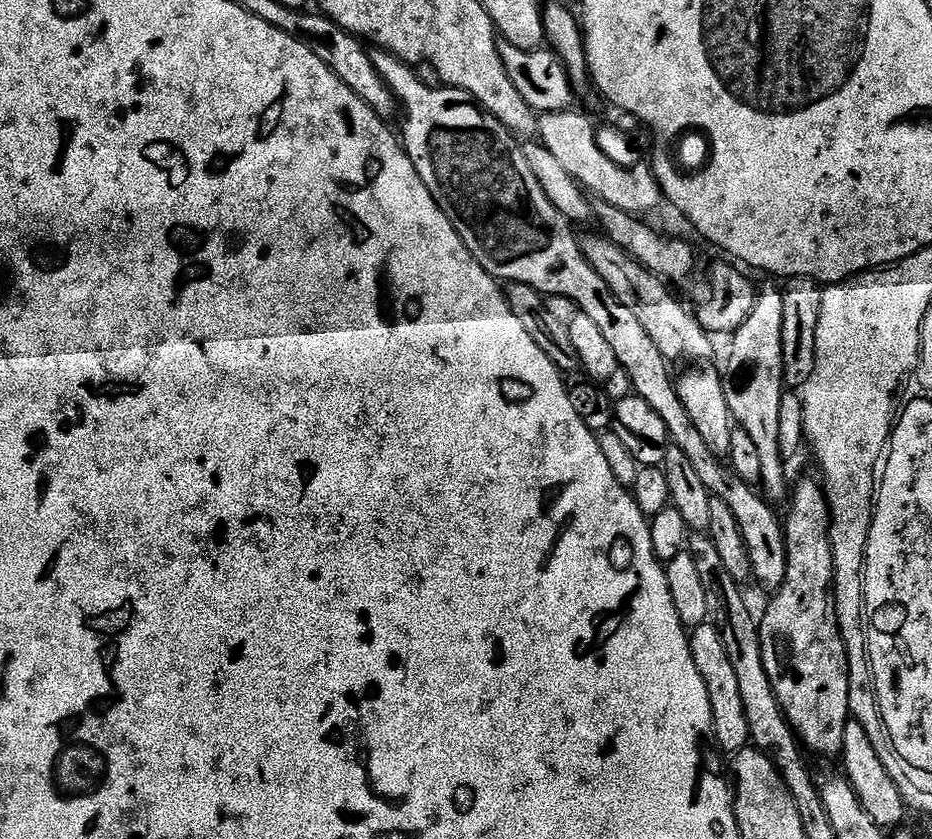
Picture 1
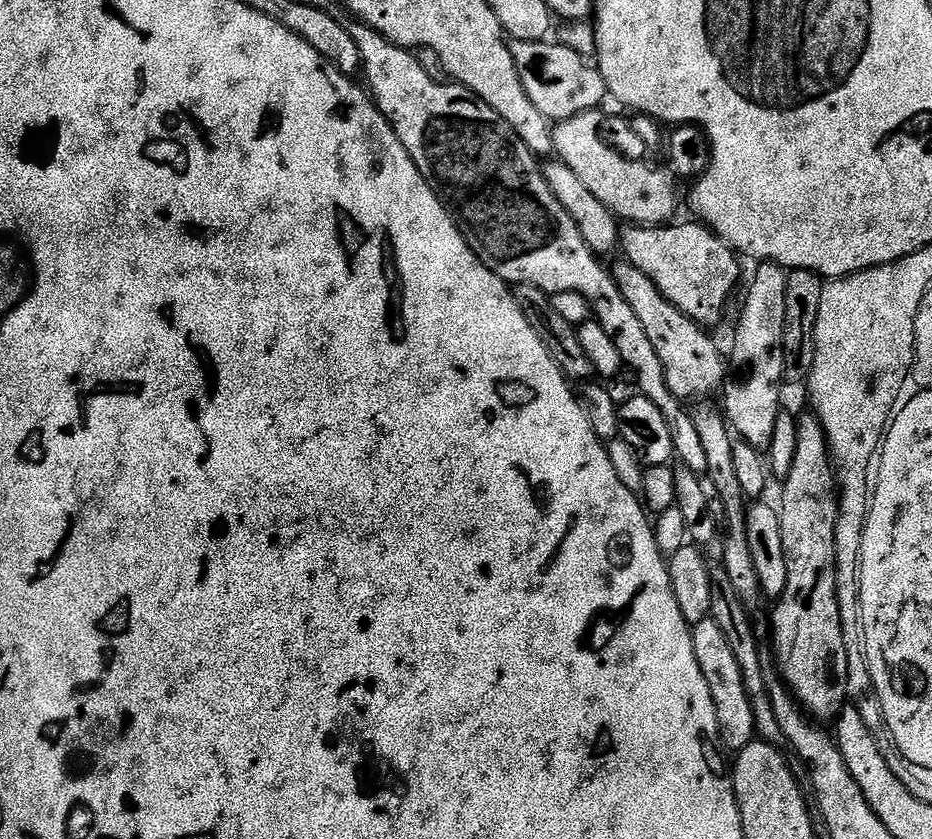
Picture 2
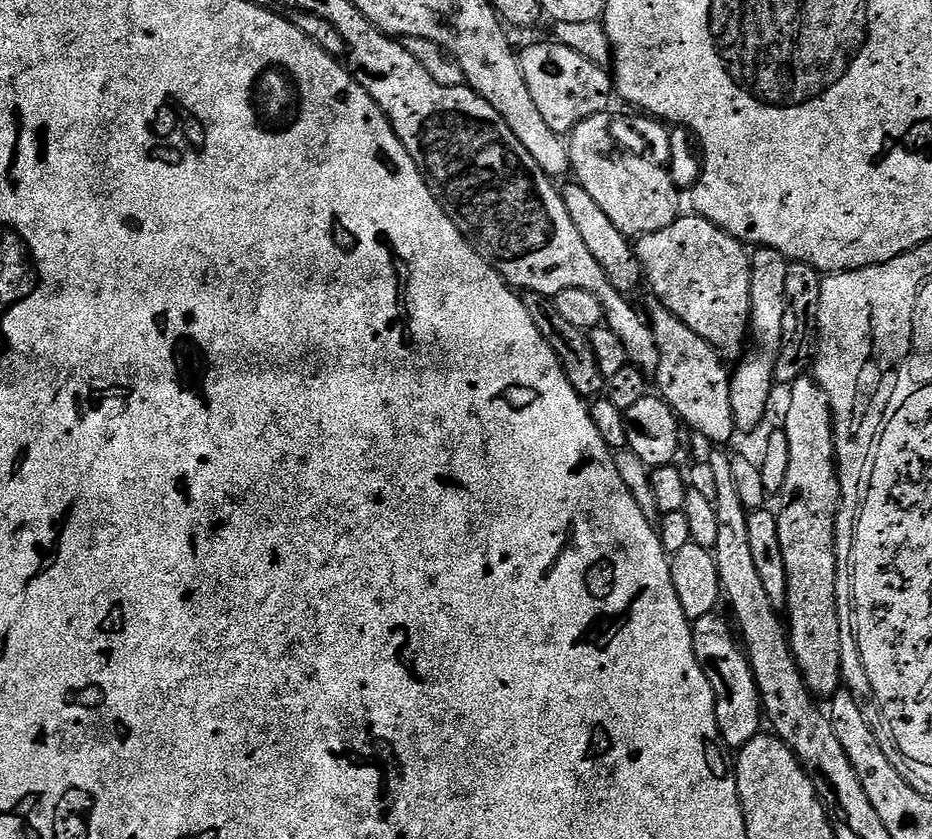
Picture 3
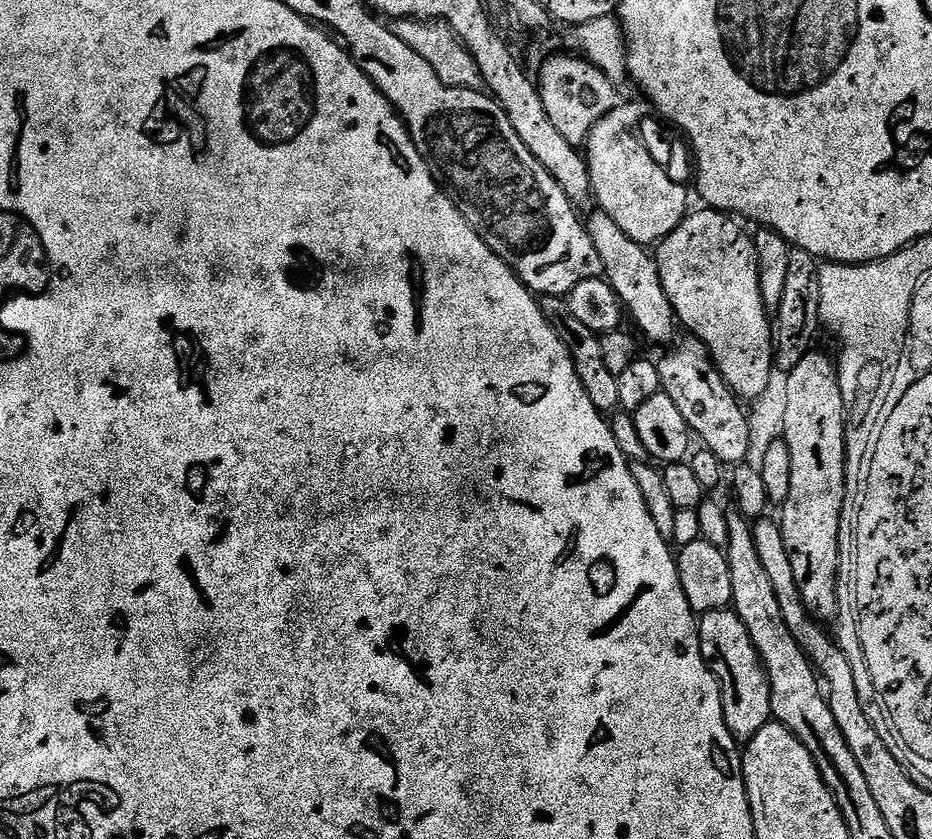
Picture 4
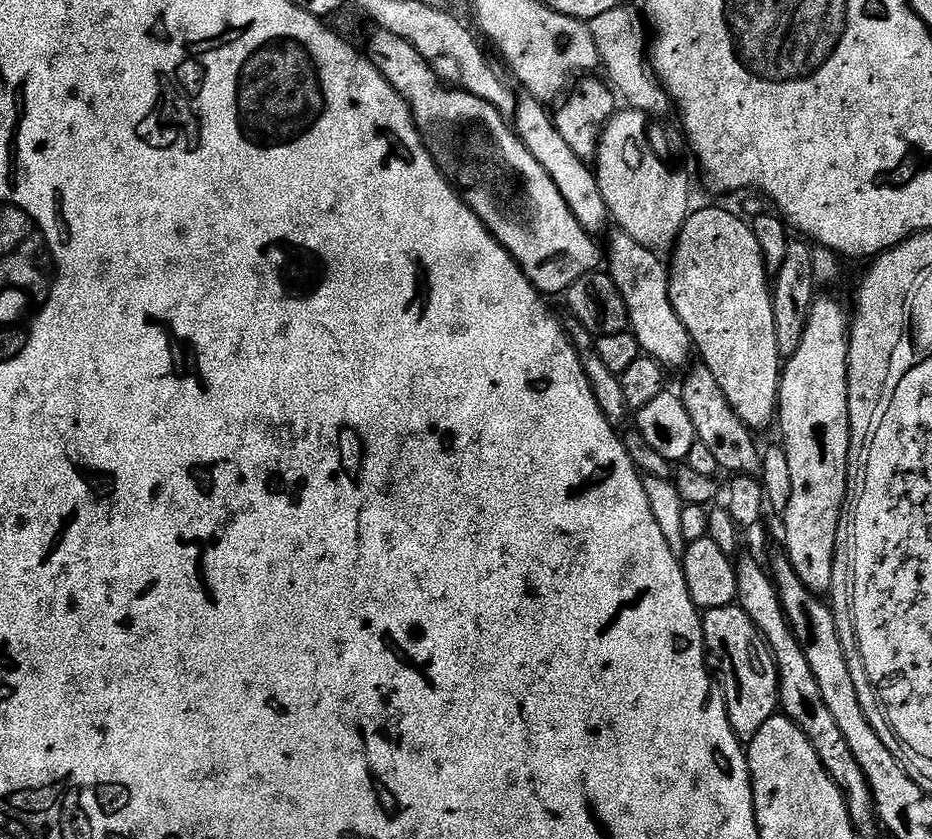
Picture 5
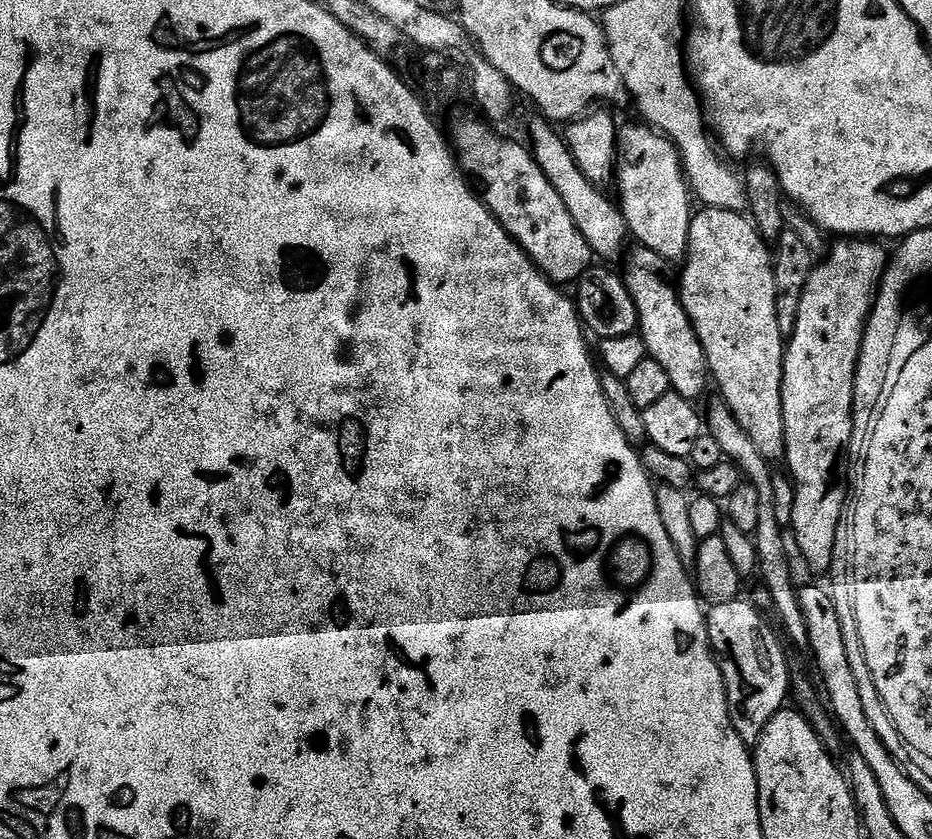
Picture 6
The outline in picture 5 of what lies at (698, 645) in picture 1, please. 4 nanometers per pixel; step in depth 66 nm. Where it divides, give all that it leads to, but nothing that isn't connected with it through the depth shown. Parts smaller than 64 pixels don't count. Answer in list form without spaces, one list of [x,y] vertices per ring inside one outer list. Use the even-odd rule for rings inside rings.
[[[736,604],[718,606],[718,610],[704,612],[702,623],[706,659],[724,693],[728,721],[734,734],[747,742],[754,734],[758,734],[758,730],[762,730],[762,722],[778,712],[780,683],[772,652],[754,622],[750,622],[746,610]]]

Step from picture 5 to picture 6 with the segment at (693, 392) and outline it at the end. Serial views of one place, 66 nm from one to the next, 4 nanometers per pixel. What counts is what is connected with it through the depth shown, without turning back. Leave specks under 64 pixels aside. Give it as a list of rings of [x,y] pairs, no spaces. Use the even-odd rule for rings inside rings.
[[[716,398],[716,401],[709,406],[708,416],[706,412],[706,432],[707,435],[714,438],[714,442],[718,442],[725,461],[729,464],[735,464],[736,469],[740,471],[741,477],[747,483],[752,484],[754,490],[758,490],[758,526],[754,533],[758,576],[759,579],[764,579],[761,580],[762,587],[770,594],[772,599],[771,611],[776,611],[776,616],[780,619],[781,624],[779,624],[779,627],[782,632],[782,627],[784,627],[785,633],[783,632],[783,635],[786,640],[786,635],[788,635],[789,641],[787,640],[787,643],[789,645],[792,643],[794,647],[801,648],[801,650],[807,649],[806,622],[802,618],[799,593],[795,587],[792,589],[792,568],[788,565],[788,548],[784,545],[786,532],[774,514],[773,465],[765,460],[762,454],[758,454],[758,446],[754,446],[754,442],[750,442],[750,438],[746,438],[746,430],[742,430],[742,426],[738,426],[734,414],[723,399]]]

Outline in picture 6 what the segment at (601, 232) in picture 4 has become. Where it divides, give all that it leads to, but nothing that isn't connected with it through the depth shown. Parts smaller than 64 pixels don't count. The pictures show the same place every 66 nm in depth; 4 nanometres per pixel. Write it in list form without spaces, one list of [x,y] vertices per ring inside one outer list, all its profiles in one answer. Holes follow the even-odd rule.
[[[636,246],[633,249],[633,252],[631,249],[623,257],[622,275],[626,290],[630,292],[630,298],[638,310],[638,335],[644,340],[650,359],[666,370],[672,391],[687,400],[699,401],[699,396],[707,390],[708,384],[710,388],[710,373],[702,342],[680,301],[674,272],[672,276],[673,265],[649,248]]]

